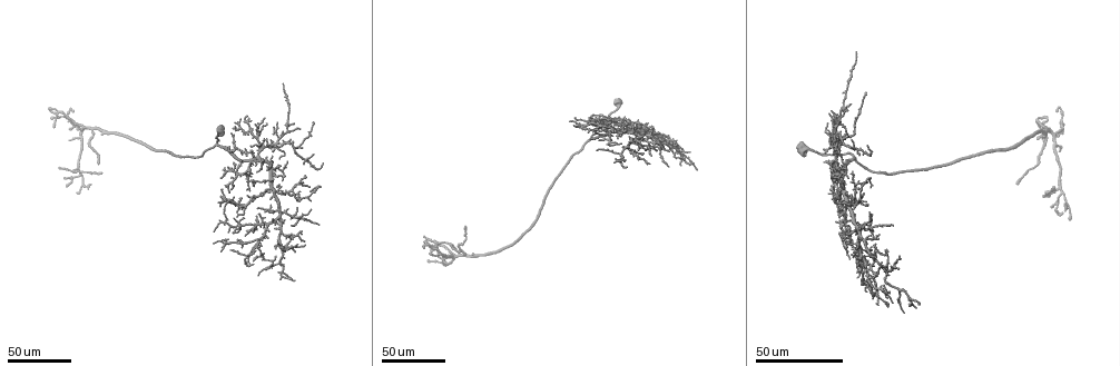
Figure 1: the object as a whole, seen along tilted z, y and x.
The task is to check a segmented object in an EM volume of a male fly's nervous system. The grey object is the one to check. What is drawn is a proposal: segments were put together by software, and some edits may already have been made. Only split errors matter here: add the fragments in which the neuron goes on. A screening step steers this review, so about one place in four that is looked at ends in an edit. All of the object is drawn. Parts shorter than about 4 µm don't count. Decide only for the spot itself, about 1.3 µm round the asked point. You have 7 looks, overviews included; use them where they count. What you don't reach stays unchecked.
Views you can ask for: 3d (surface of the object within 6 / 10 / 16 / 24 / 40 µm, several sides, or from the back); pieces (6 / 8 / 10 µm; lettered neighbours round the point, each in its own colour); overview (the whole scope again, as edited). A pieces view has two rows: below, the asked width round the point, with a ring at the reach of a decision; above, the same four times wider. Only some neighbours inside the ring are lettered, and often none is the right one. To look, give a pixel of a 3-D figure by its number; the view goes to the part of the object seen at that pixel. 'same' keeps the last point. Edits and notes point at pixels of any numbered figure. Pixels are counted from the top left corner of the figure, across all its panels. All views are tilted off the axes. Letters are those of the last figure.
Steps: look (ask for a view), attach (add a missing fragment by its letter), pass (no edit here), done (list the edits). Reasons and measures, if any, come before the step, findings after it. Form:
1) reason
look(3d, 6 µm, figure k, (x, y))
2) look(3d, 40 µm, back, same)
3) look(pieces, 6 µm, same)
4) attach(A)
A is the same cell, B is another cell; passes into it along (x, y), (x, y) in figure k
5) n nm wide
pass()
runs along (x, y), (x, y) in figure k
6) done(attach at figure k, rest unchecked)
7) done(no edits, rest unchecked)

branch stops here
look(3d, 40 µm, figure 1, (1061, 150))

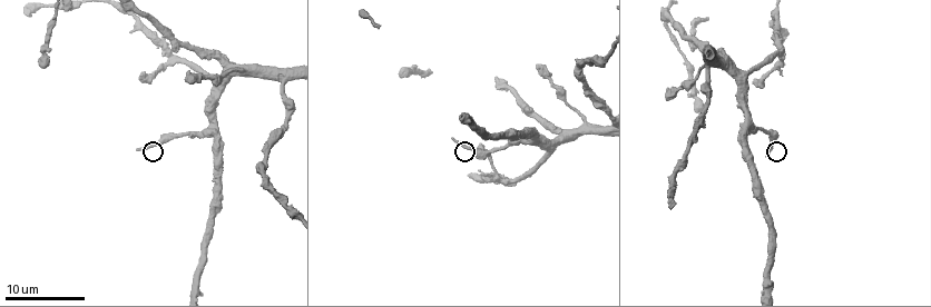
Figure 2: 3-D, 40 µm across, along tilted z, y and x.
see the neighbours
look(pieces, 10 µm, figure 2, (137, 148))

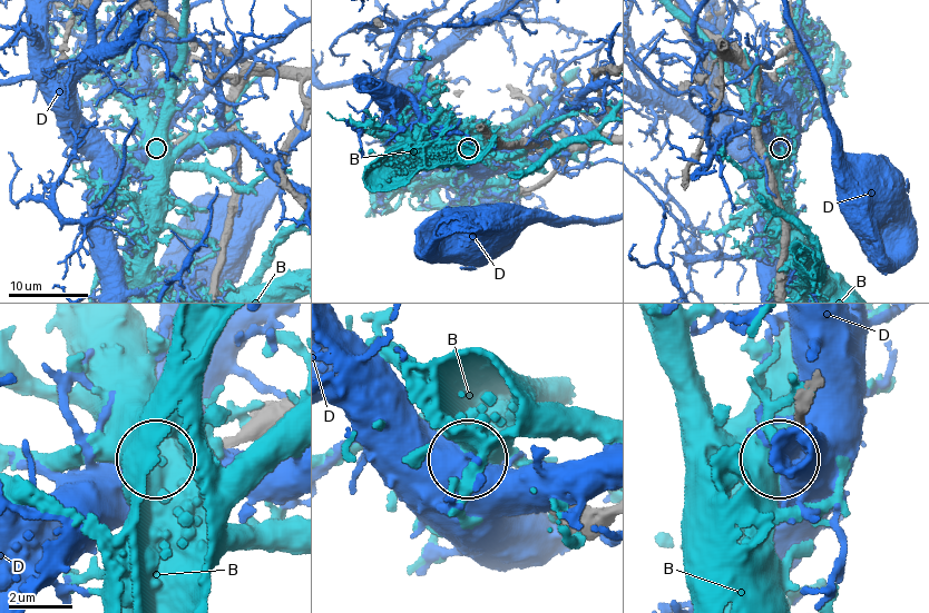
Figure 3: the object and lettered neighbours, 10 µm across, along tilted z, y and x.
pass()
B and D are other cells; none of them fits

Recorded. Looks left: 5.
free end
look(3d, 40 µm, figure 1, (272, 204))

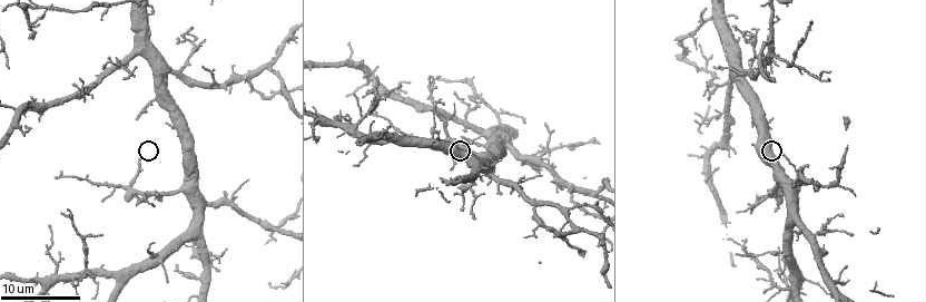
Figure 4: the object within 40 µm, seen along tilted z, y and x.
look(pieces, 8 µm, figure 4, (139, 160))

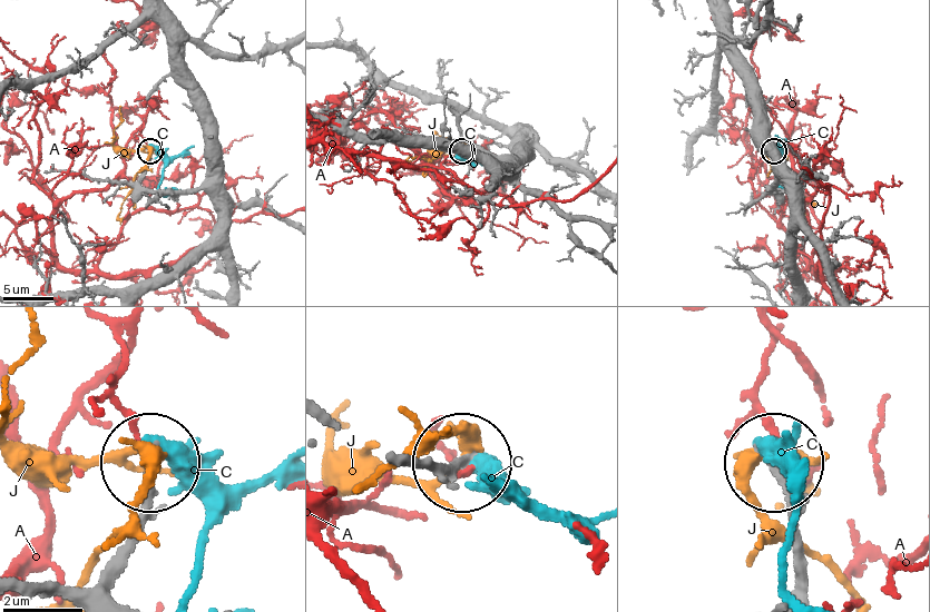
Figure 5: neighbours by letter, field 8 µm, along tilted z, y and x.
pass()
A, C and J are other cells; runs along (398, 461), (443, 472), (457, 462) in figure 5; no lettered fragment goes on from it

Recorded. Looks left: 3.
branch stops here
look(3d, 6 µm, figure 4, (136, 118))

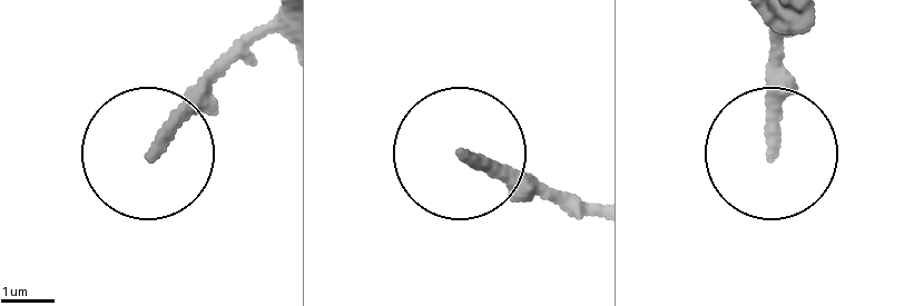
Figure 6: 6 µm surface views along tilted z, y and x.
look(pieces, 10 µm, figure 6, (773, 152))

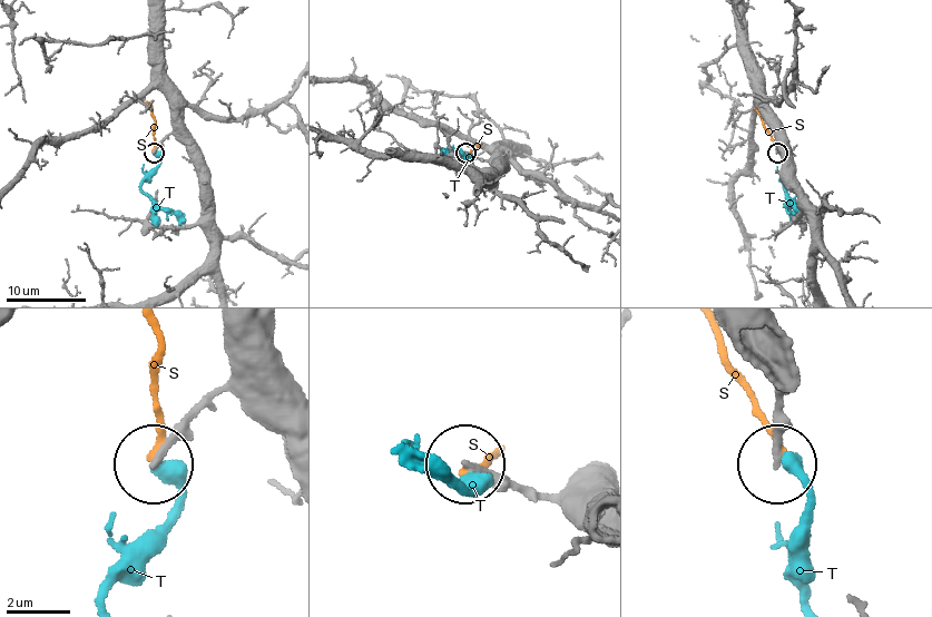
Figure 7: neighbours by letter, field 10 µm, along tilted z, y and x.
pass()
S and T are other cells; no lettered fragment goes on from it

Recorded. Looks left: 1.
done(no edits, rest unchecked)

